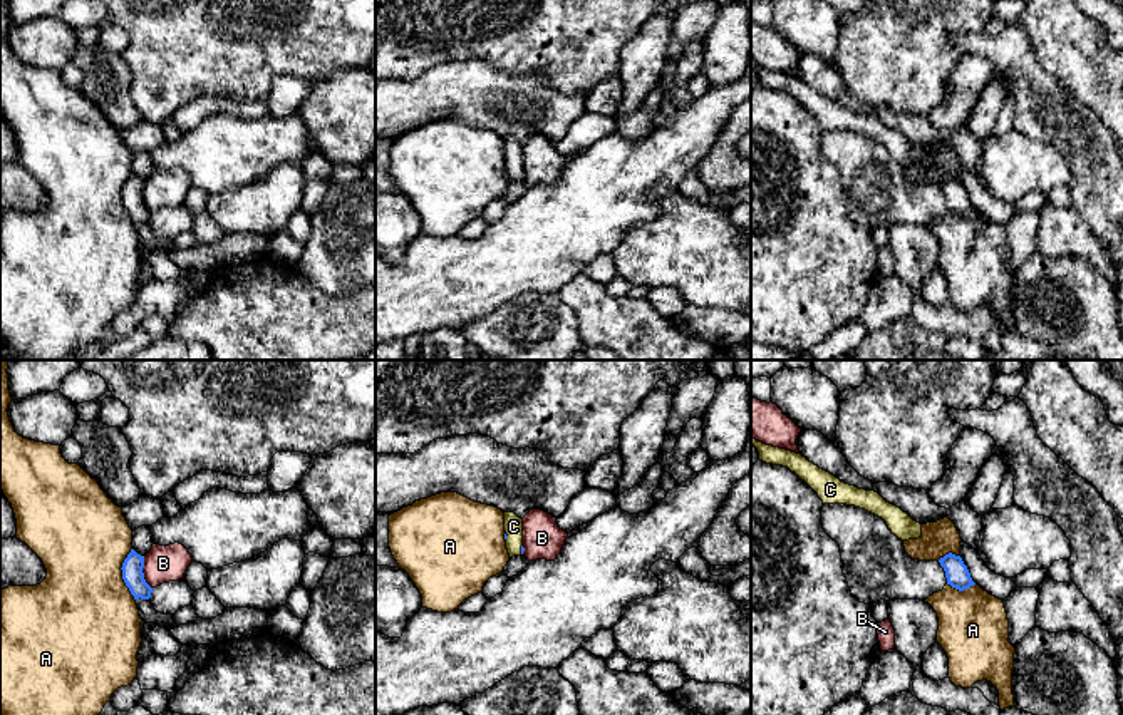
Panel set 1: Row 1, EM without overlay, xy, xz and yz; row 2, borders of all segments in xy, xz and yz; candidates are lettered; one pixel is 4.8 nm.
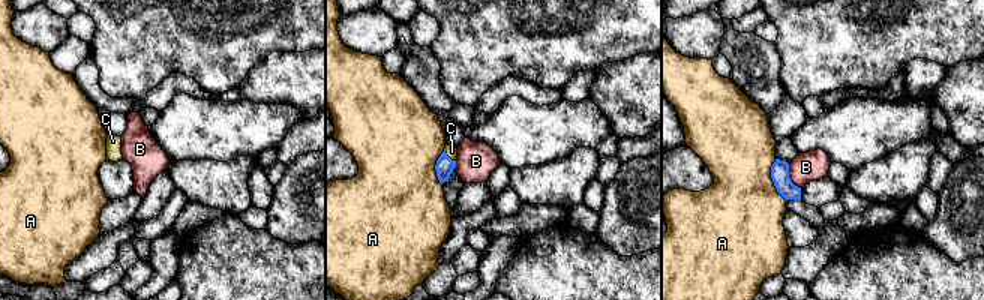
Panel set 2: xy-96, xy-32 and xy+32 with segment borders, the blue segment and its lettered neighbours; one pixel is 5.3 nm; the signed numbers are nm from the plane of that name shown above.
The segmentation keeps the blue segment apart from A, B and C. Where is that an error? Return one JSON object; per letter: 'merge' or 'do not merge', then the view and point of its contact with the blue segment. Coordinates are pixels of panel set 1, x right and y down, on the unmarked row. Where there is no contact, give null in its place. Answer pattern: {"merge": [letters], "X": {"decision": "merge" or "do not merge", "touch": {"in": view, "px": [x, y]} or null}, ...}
{"merge": ["C"], "A": {"decision": "do not merge", "touch": {"in": "xy", "px": [123, 200]}}, "B": {"decision": "do not merge", "touch": {"in": "xy", "px": [143, 198]}}, "C": {"decision": "merge", "touch": {"in": "xz", "px": [522, 174]}}}

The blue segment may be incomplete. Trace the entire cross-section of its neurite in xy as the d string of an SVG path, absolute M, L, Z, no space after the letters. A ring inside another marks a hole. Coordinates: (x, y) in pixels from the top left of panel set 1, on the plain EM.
M134 174L127 179L122 188L122 204L129 213L134 224L149 224L153 213L144 204L144 181L137 179Z

